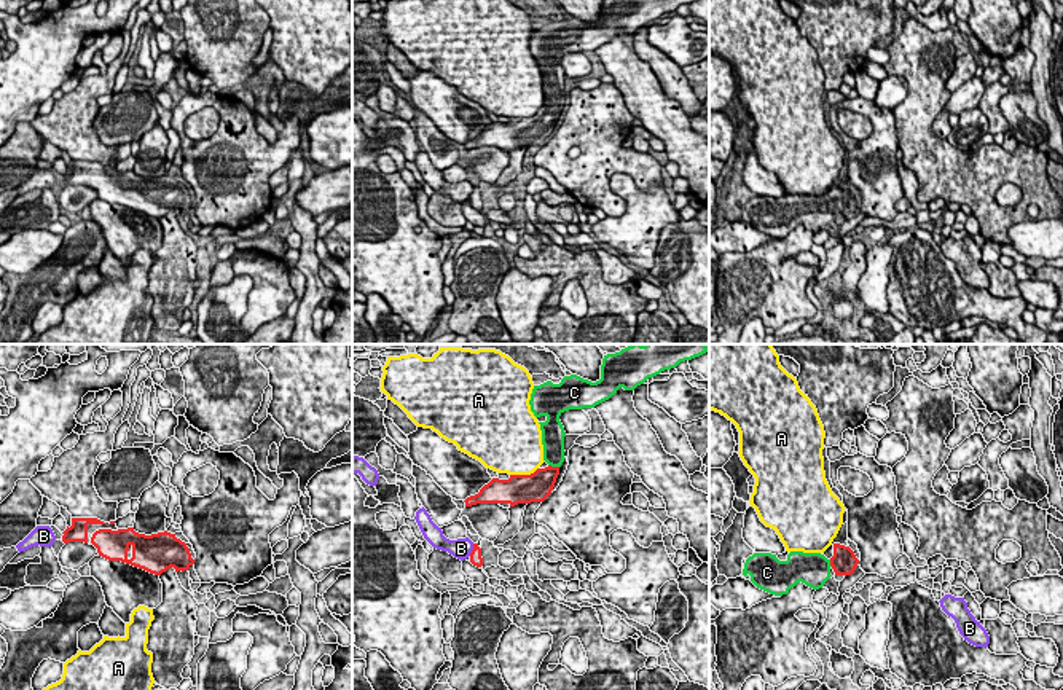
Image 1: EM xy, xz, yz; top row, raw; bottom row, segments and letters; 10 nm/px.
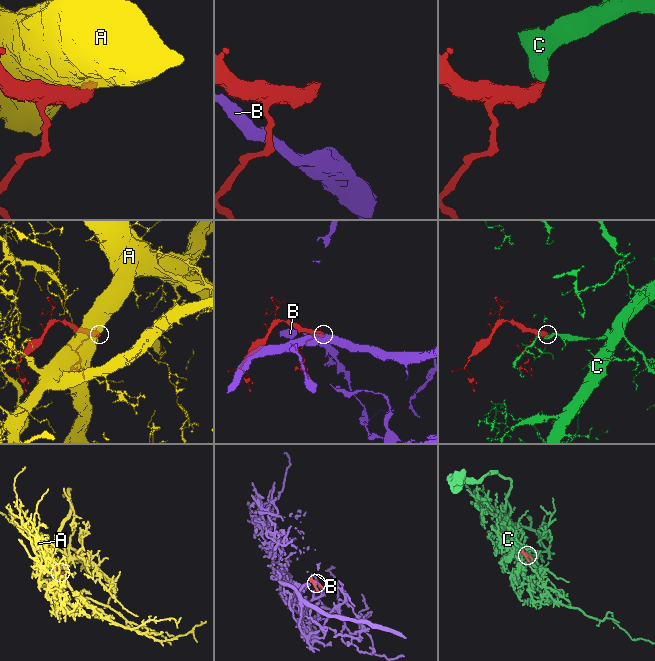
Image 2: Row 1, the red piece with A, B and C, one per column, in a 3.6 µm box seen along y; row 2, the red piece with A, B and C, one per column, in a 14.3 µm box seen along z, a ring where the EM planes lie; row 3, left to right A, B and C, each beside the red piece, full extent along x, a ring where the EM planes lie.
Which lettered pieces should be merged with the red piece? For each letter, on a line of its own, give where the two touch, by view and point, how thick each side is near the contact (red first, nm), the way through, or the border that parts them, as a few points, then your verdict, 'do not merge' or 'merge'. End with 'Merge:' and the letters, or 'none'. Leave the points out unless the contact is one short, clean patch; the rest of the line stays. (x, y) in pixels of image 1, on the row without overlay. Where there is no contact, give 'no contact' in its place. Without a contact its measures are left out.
A: contact xz (523, 118); calibres 300 and 480 nm; do not merge
B: contact xz (472, 193); calibres 130 and 220 nm; do not merge
C: contact xz (553, 110); calibres 300 and 220 nm; way xz (537, 129), (553, 110), (553, 86); merge
Merge: C

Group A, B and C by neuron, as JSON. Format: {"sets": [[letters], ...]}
{"sets": [["A"], ["B"], ["C"]]}

